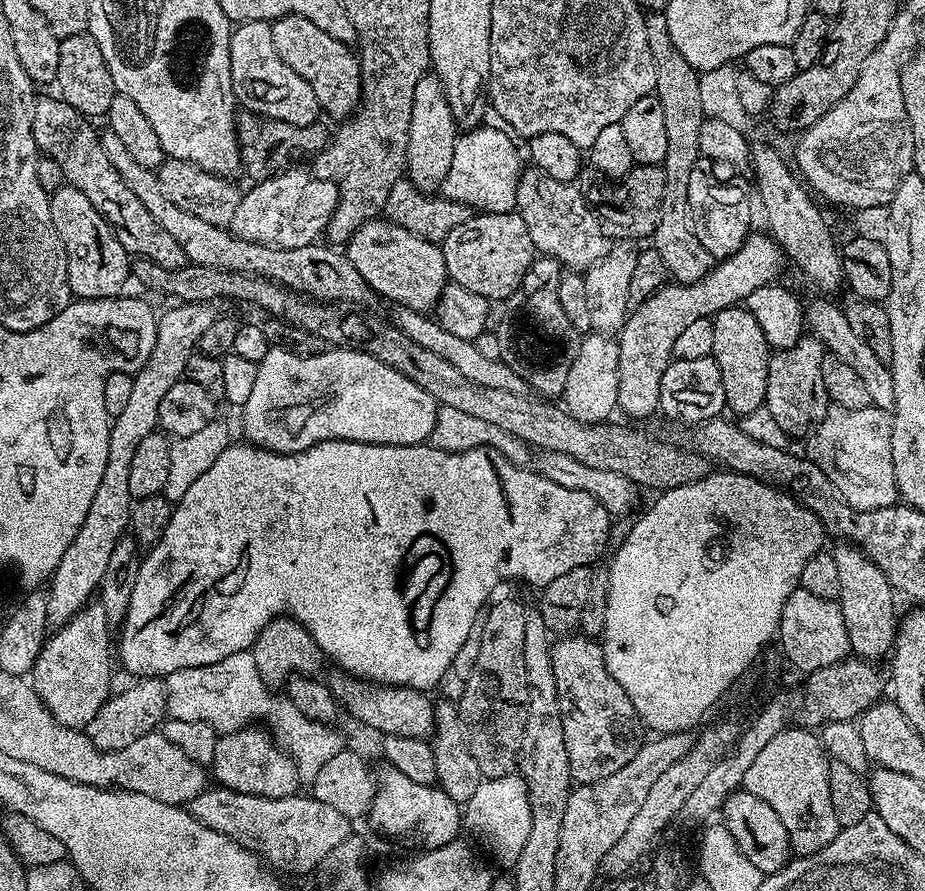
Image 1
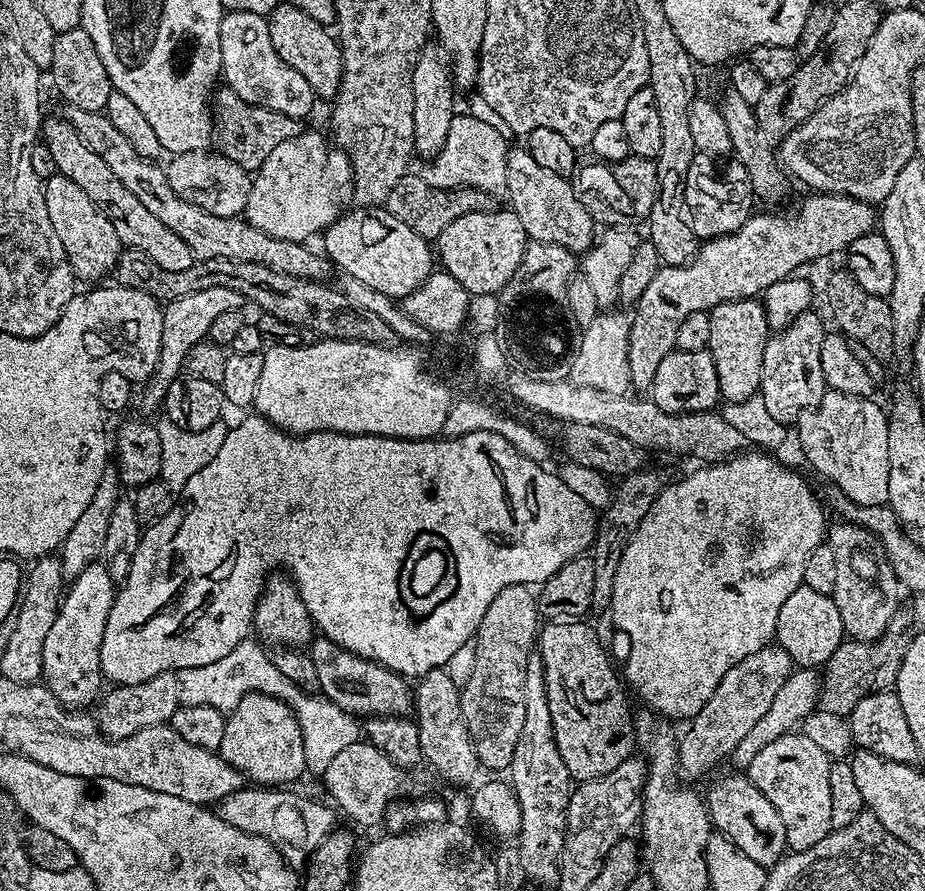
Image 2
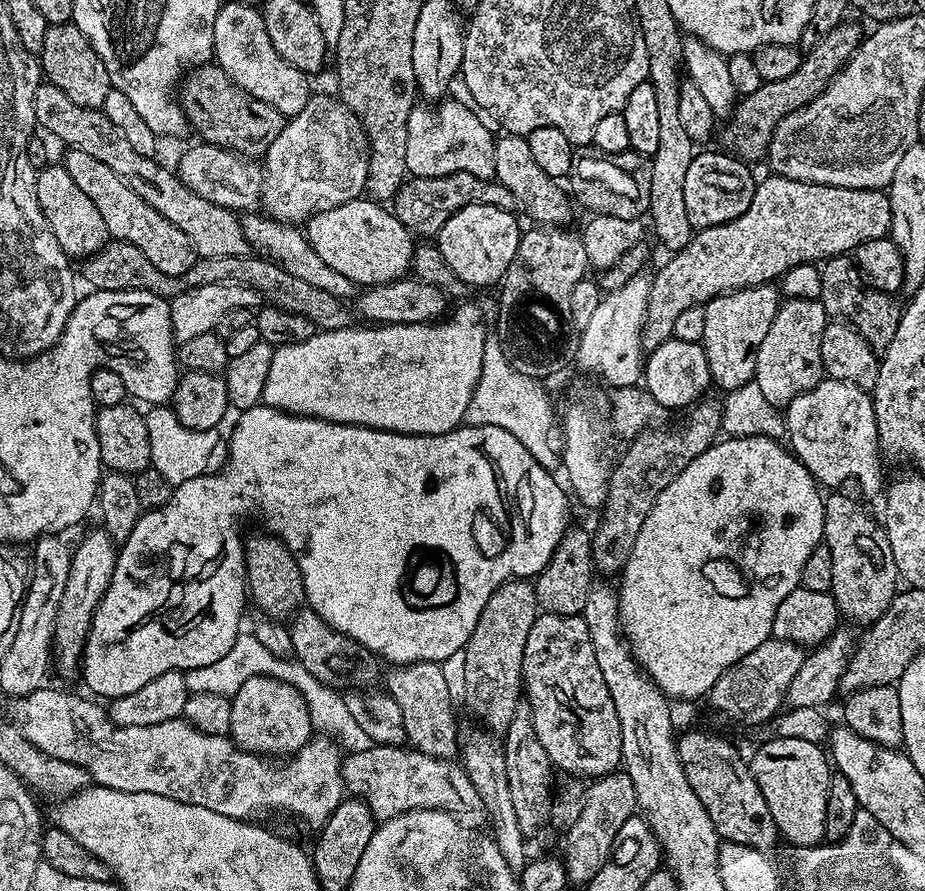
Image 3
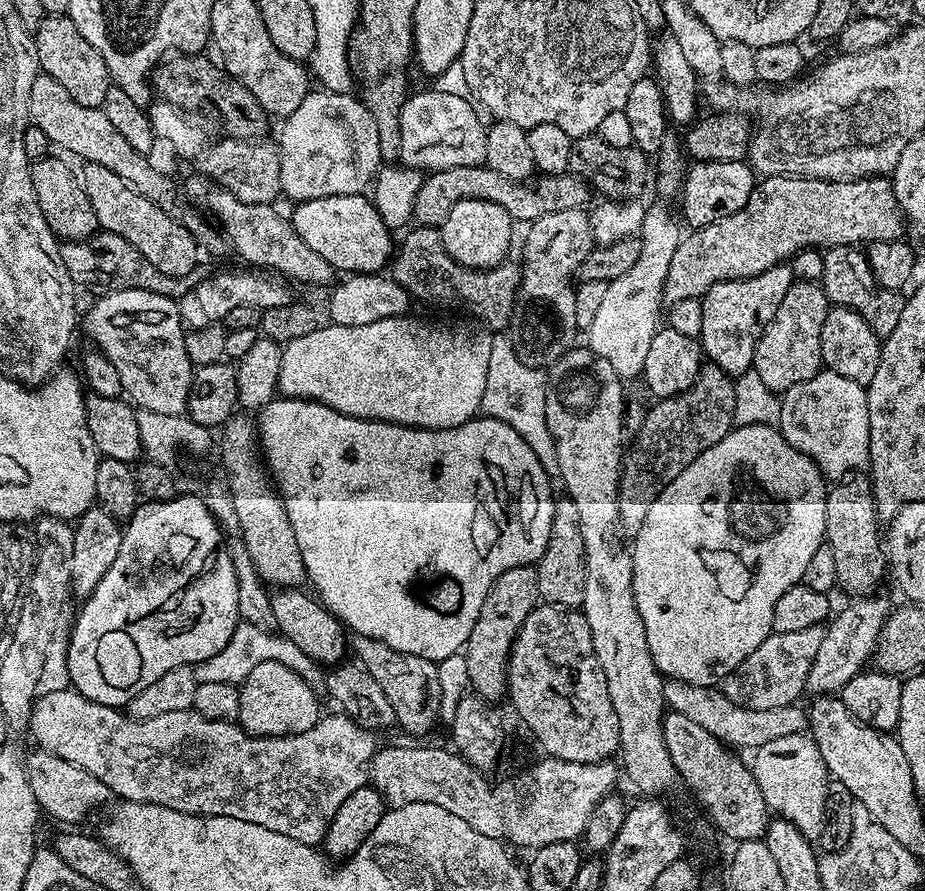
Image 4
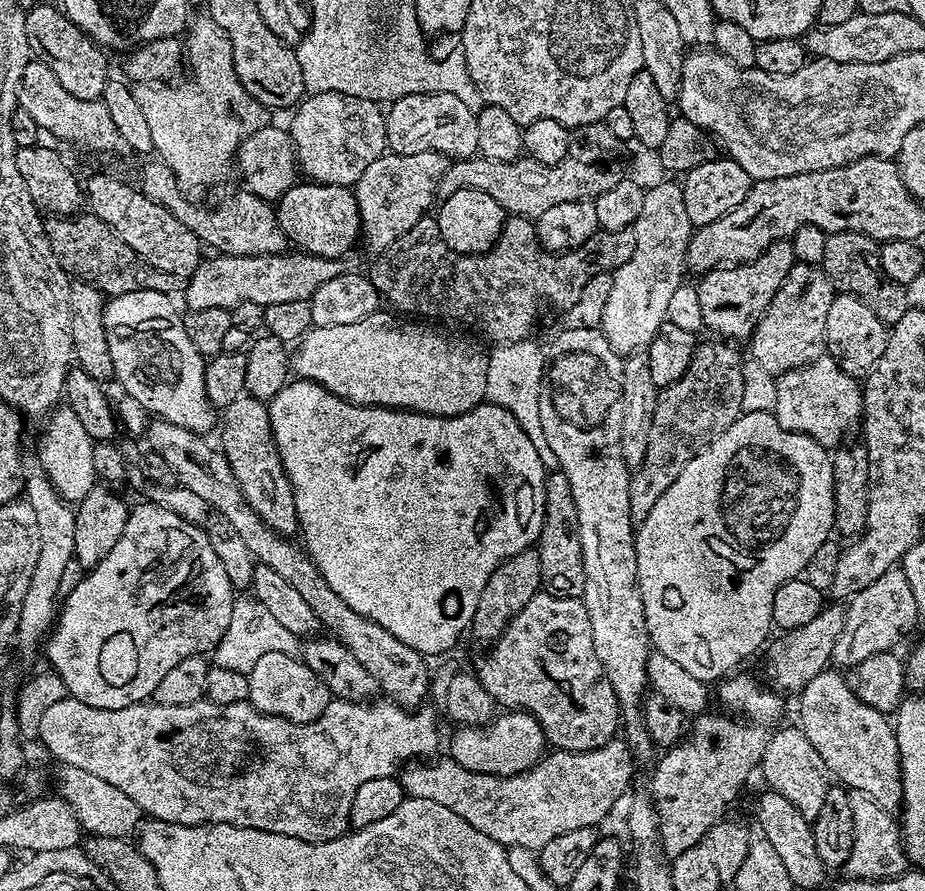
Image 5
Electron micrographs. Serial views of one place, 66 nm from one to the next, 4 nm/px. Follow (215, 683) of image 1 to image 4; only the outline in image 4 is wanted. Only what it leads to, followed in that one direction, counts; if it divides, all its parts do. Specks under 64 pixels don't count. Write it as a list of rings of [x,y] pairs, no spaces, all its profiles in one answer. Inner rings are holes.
[[[243,622],[237,623],[230,642],[226,642],[222,650],[214,652],[210,658],[201,659],[195,665],[196,679],[199,682],[226,682],[239,686],[243,684],[246,674],[250,674],[250,670],[258,666],[258,662],[280,662],[282,666],[288,666],[290,670],[294,670],[312,688],[317,690],[324,688],[325,673],[321,665],[306,654],[302,654],[302,650],[298,650],[294,642],[290,642],[285,636],[276,632],[256,629],[255,626]]]

